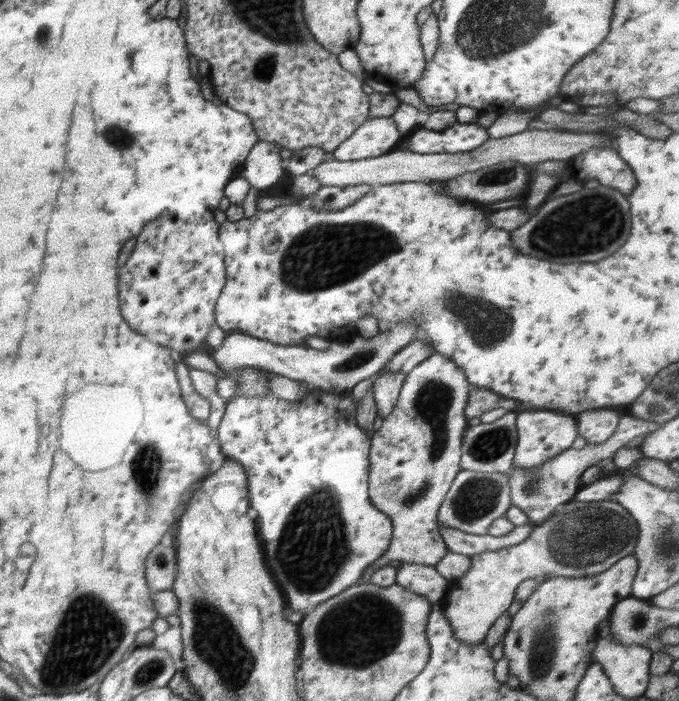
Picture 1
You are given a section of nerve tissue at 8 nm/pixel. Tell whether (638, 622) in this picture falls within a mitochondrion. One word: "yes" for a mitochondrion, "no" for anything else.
yes

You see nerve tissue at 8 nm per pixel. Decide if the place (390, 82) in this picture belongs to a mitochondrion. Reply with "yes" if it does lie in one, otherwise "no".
no

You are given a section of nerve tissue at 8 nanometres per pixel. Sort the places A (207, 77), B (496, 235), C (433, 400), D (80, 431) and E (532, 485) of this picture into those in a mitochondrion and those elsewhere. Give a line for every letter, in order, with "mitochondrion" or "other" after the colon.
A: other
B: other
C: mitochondrion
D: other
E: mitochondrion

